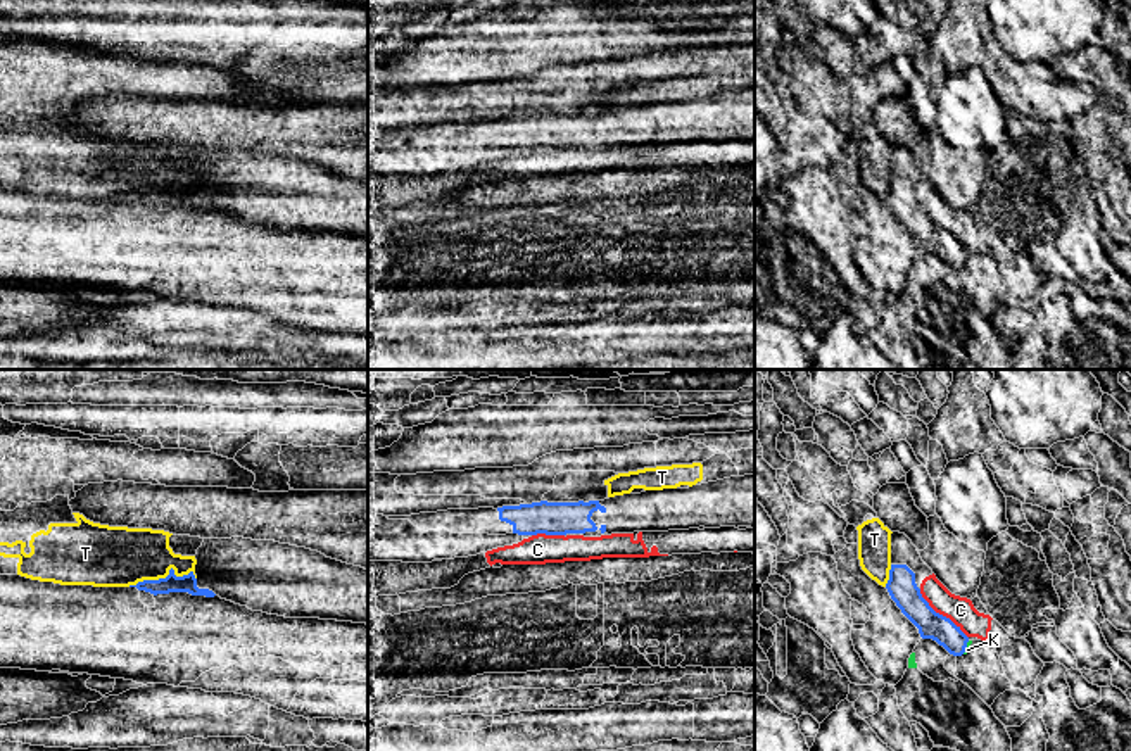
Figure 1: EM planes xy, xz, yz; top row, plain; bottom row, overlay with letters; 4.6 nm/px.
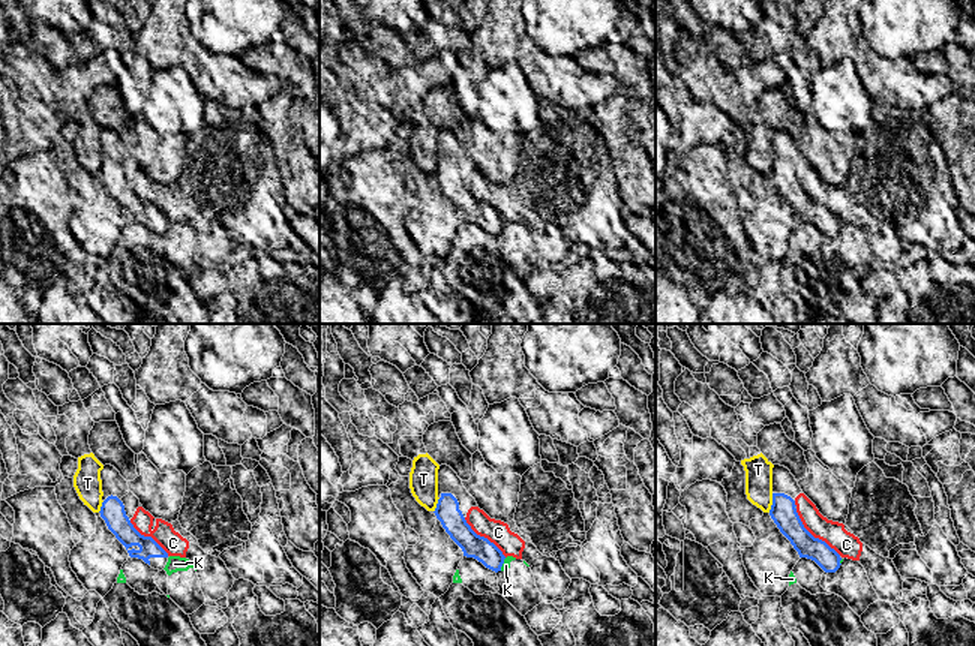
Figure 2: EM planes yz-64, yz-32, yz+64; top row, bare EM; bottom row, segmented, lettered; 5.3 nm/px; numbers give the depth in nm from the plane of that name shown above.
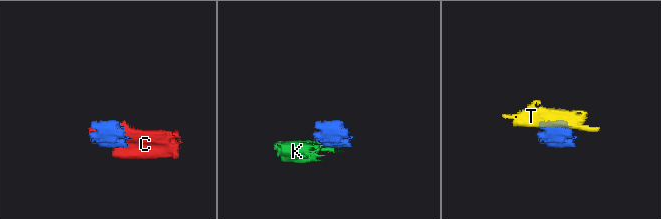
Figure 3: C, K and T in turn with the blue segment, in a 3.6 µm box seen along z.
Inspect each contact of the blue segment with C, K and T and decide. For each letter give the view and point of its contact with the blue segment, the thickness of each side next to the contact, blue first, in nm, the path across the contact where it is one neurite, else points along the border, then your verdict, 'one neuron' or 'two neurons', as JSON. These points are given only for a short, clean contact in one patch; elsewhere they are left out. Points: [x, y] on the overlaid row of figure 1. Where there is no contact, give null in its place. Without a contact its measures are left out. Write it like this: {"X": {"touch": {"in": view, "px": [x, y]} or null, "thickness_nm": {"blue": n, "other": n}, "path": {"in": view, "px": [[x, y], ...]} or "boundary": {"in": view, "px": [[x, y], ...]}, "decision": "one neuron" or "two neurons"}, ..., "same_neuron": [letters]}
{"C": {"touch": {"in": "yz", "px": [941, 615]}, "thickness_nm": {"blue": 140, "other": 130}, "decision": "two neurons"}, "K": {"touch": {"in": "yz", "px": [966, 646]}, "thickness_nm": {"blue": 130, "other": 30}, "decision": "two neurons"}, "T": {"touch": {"in": "xy", "px": [163, 579]}, "thickness_nm": {"blue": 80, "other": 280}, "boundary": {"in": "xy", "px": [[195, 575], [176, 575], [171, 568], [164, 577], [128, 586]]}, "decision": "two neurons"}, "same_neuron": []}

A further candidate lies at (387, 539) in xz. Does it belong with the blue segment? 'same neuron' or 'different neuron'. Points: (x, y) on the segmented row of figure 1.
same neuron

